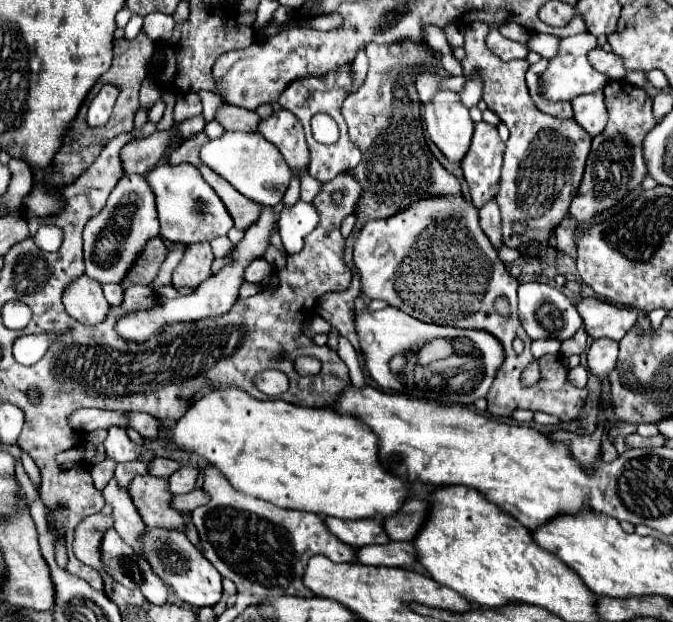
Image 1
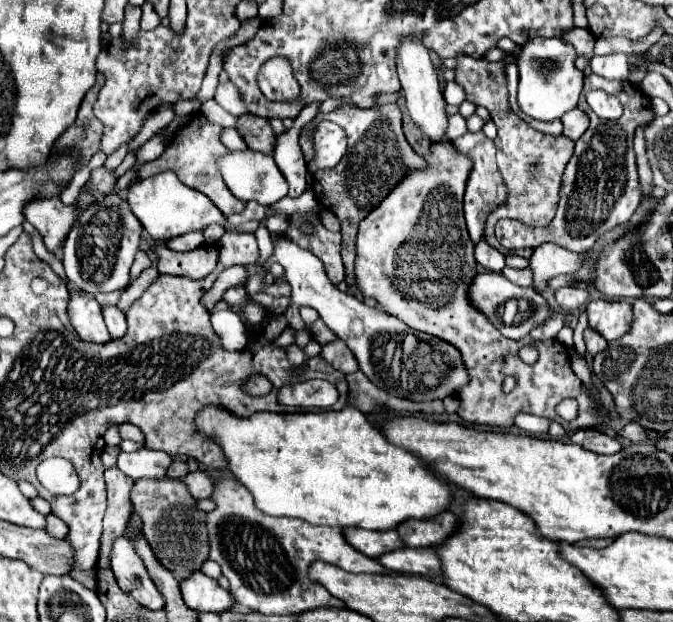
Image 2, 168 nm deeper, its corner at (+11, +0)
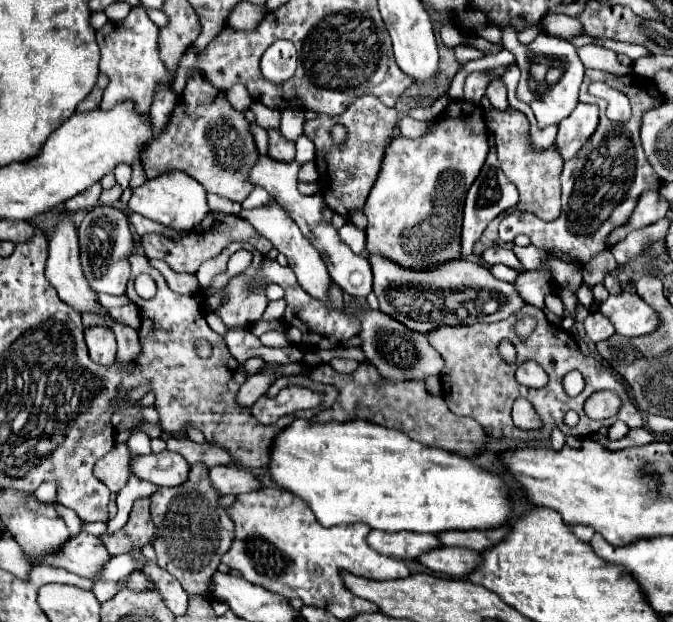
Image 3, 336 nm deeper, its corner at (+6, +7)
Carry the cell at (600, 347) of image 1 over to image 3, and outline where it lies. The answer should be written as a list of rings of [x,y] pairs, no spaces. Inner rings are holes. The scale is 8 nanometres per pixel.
[[[591,312],[585,318],[585,330],[587,330],[587,336],[591,338],[591,342],[601,342],[615,334],[613,324],[601,312]]]

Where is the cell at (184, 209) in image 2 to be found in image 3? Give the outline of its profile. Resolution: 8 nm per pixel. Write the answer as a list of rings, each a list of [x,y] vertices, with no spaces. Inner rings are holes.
[[[165,172],[133,190],[129,212],[137,212],[175,230],[193,230],[211,212],[211,208],[207,204],[207,192],[205,188],[201,188],[201,184],[197,184],[197,180],[193,180],[185,172]]]

